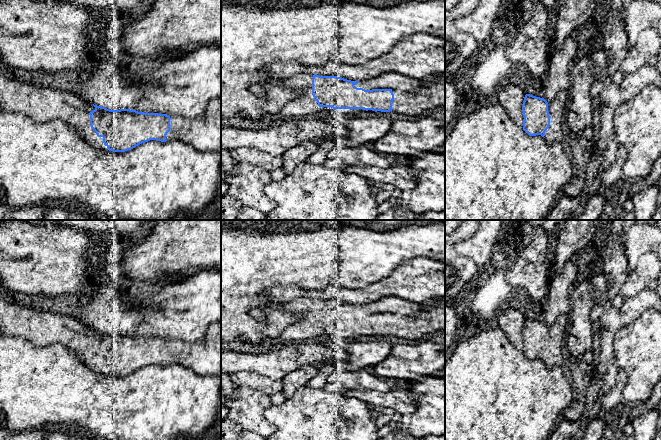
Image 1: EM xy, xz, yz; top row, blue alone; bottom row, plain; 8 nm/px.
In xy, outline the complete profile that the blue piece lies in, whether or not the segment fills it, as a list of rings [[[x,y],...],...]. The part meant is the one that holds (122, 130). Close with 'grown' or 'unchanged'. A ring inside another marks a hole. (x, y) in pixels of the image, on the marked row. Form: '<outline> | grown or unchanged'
[[[0,72],[0,110],[22,113],[37,123],[60,119],[77,129],[94,147],[114,152],[125,152],[150,140],[181,141],[198,151],[221,152],[221,97],[210,101],[206,110],[196,118],[130,109],[110,110],[94,105],[73,92],[20,82]]] | grown

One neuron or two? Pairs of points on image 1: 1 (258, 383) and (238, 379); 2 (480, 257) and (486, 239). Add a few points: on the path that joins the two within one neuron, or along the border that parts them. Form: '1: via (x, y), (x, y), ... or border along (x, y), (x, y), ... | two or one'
1: via (253, 380), (243, 379) | one
2: via (480, 253), (480, 245), (482, 243) | one

